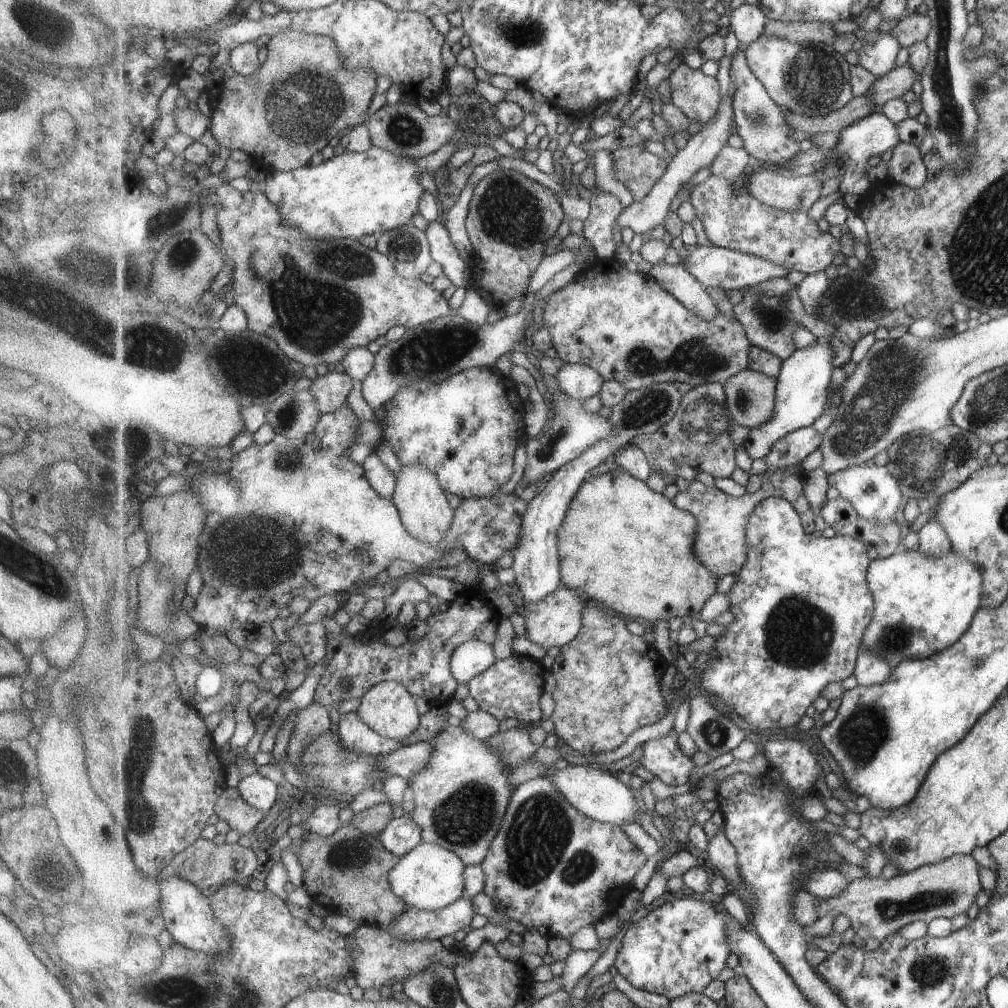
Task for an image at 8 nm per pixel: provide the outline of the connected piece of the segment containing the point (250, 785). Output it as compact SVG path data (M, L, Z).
M260 772L244 778L238 787L247 802L258 810L268 812L278 802L278 783Z

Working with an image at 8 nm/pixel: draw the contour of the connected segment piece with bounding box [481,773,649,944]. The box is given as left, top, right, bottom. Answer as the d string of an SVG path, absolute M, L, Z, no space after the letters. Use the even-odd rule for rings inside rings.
M549 773L543 777L536 777L529 780L527 783L520 785L516 792L514 792L512 803L510 803L509 810L505 816L505 822L502 825L501 831L494 839L490 854L486 860L481 864L484 867L487 876L487 885L485 893L489 894L496 903L497 910L506 913L510 920L520 921L528 930L535 930L541 932L548 938L560 937L566 938L570 941L576 932L580 932L586 926L593 926L600 920L604 920L608 914L616 914L622 898L626 896L628 888L631 886L632 880L638 876L638 872L646 866L649 856L646 852L638 848L630 836L624 832L624 828L618 825L607 823L593 819L591 816L586 816L586 813L580 812L569 800L562 794L561 790L554 784L554 781L549 777Z

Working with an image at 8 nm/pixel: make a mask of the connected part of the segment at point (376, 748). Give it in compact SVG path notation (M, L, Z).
M360 711L342 714L339 724L339 734L347 751L370 753L382 757L405 746L406 739L388 738L378 734L363 718Z

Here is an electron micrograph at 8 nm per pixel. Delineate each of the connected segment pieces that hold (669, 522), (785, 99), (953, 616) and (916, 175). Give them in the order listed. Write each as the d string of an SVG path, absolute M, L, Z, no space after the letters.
M617 468L590 478L572 501L559 530L563 584L585 592L592 603L606 604L624 616L640 620L683 617L700 612L716 594L717 573L697 559L697 538L701 522L694 513L677 507L669 494L658 493L637 476Z
M762 35L747 47L749 65L784 109L812 116L826 116L842 110L854 100L852 71L842 52L826 43L792 43L772 35Z
M901 550L900 552L892 555L891 557L876 559L870 565L868 580L870 588L876 596L877 608L874 613L872 624L866 631L865 638L863 640L863 648L869 649L872 653L875 653L880 658L887 660L895 669L908 659L929 659L935 654L954 646L965 635L965 632L969 630L970 625L976 618L978 612L981 611L981 602L985 594L985 573L981 572L981 566L977 565L969 558L958 555L957 553L947 553L944 557L931 557L929 554L924 554L922 551Z
M902 141L895 149L893 157L886 162L892 181L920 188L927 183L929 168L919 144Z

